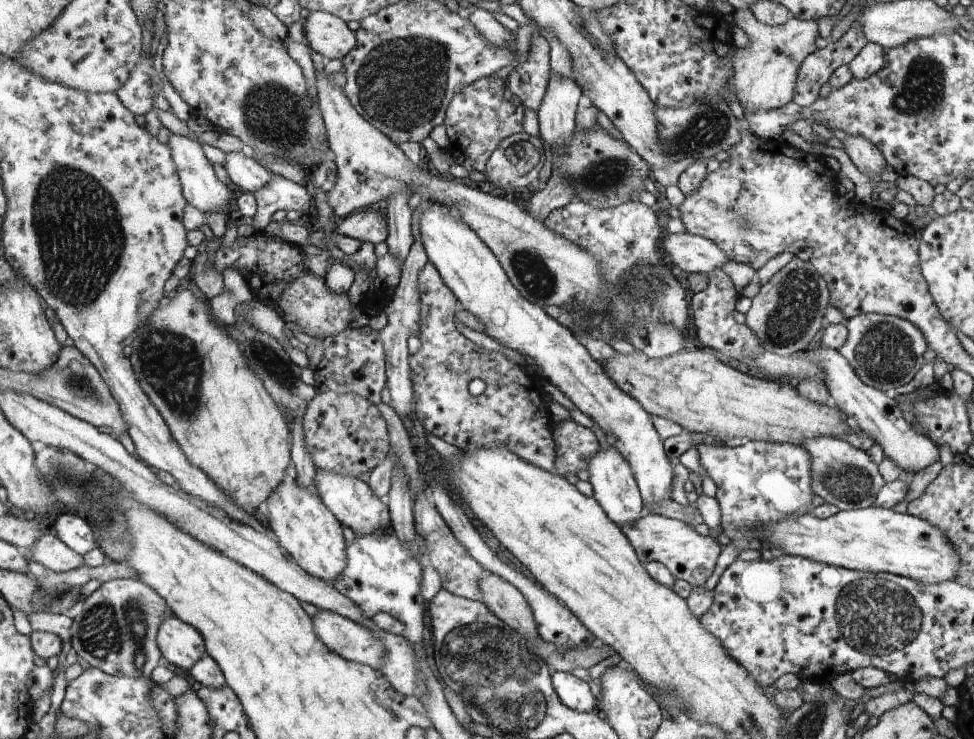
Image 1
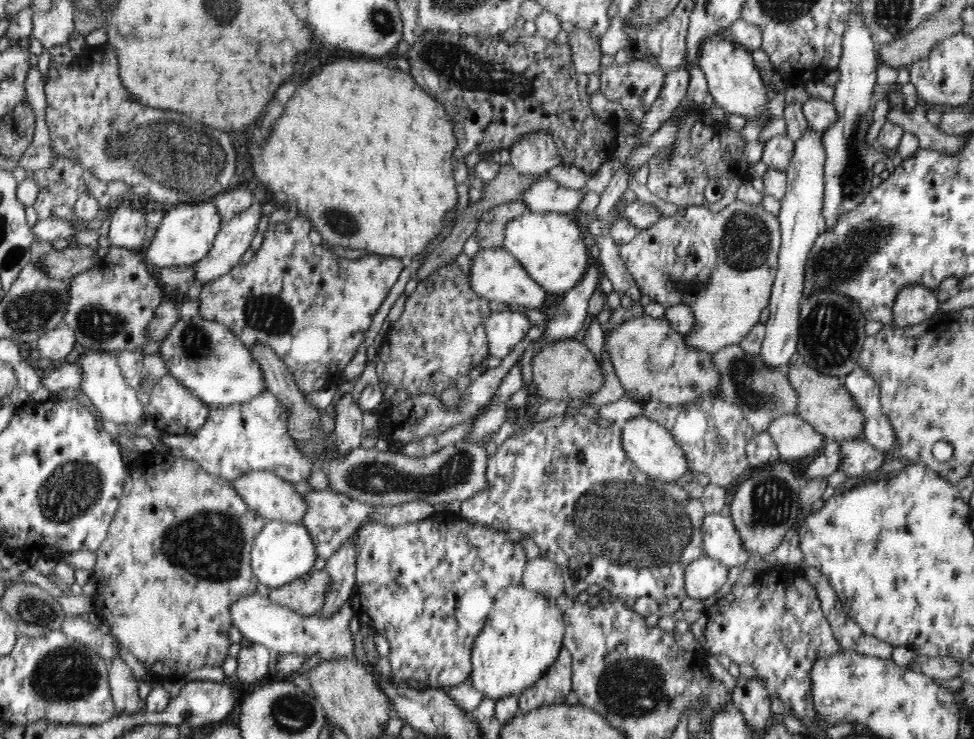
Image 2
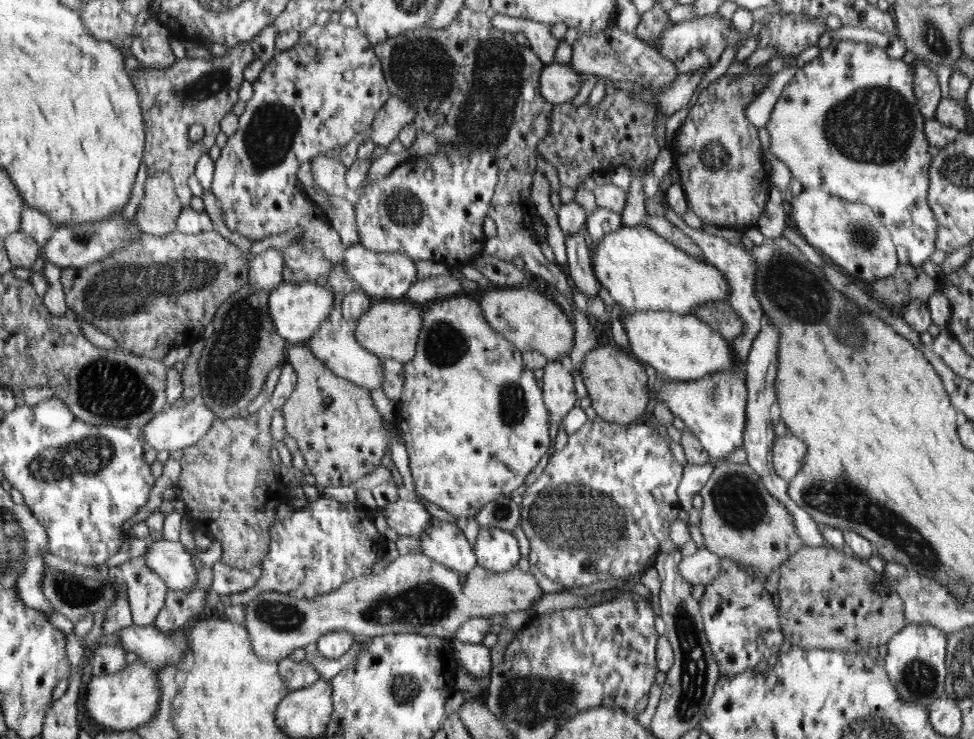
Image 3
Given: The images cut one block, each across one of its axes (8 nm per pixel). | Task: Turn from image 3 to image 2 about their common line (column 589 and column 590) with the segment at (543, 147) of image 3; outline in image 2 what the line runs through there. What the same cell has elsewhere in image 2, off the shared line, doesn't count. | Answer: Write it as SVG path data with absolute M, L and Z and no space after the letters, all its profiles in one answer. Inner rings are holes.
M426 29L424 36L410 47L406 58L410 62L410 70L416 82L434 96L448 115L453 135L457 140L454 158L461 159L472 152L484 154L498 151L498 148L510 149L524 136L541 131L554 139L563 164L577 166L587 177L592 178L595 172L601 169L602 164L611 162L619 148L613 126L600 120L592 110L590 98L586 93L588 75L576 71L572 52L566 43L556 45L552 39L538 34L524 34L514 42L502 42L500 36L476 38L476 35L462 36L450 34L442 29ZM492 90L494 106L484 106L484 100L490 100Z

